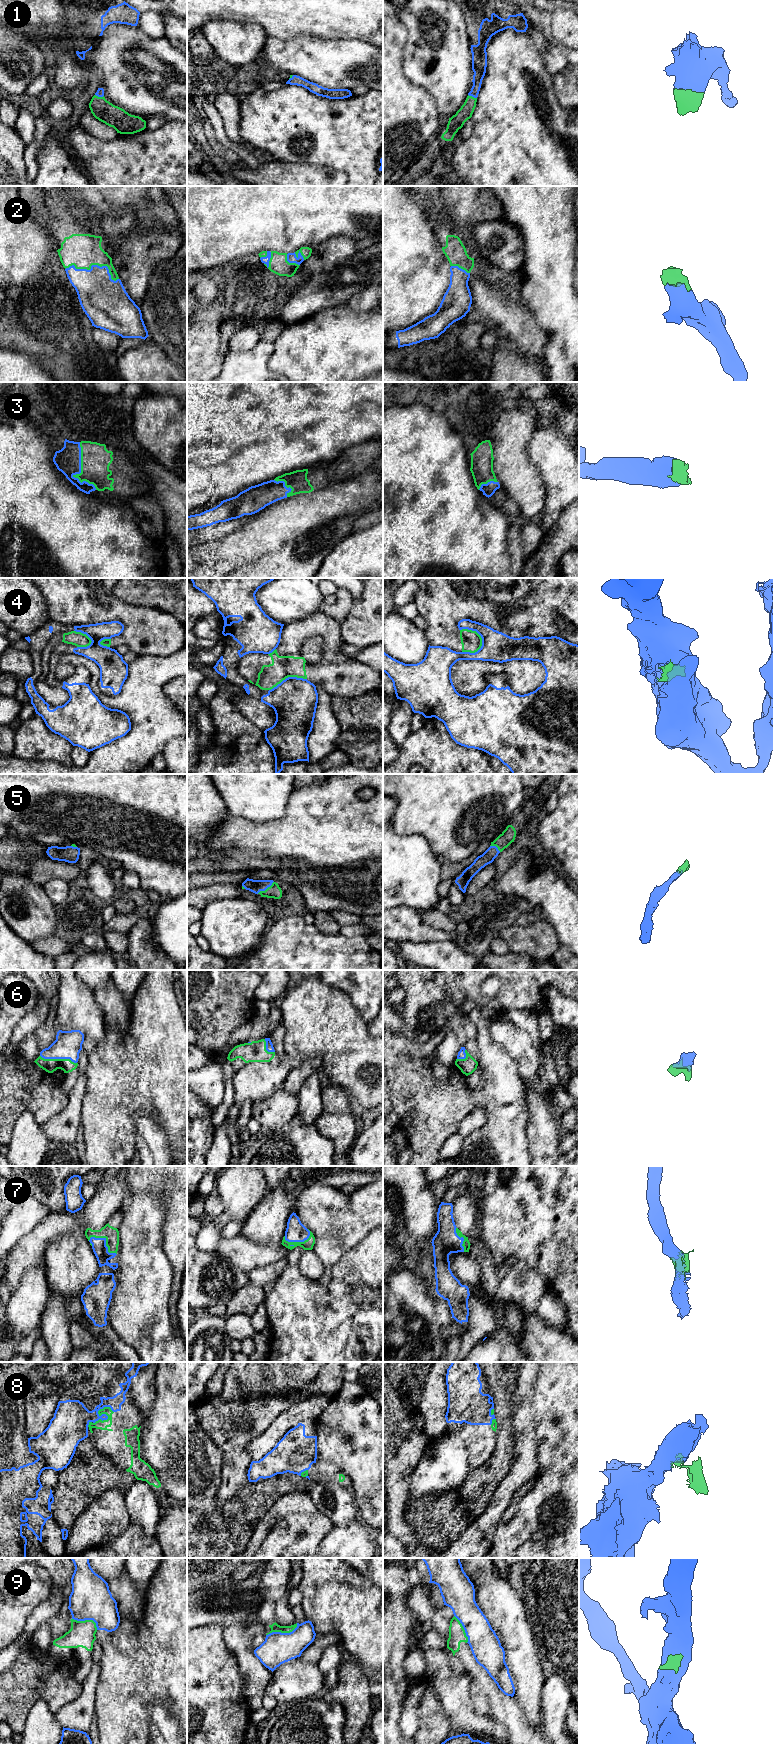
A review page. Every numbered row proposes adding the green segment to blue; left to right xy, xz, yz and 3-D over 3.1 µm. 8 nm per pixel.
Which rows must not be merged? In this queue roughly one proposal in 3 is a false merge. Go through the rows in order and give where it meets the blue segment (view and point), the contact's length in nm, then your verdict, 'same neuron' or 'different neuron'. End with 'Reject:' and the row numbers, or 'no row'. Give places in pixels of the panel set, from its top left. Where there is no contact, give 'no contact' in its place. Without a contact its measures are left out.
1: meets blue in xy at (99, 96); contact 70 nm long; same neuron
2: meets blue in xy at (95, 265); contact 440 nm long; same neuron
3: meets blue in xy at (80, 472); contact 400 nm long; same neuron
4: meets blue in yz at (478, 633); contact 240 nm long; different neuron
5: meets blue in xz at (265, 889); contact 170 nm long; same neuron
6: meets blue in xy at (58, 1058); contact 300 nm long; same neuron
7: meets blue in xy at (105, 1241); contact 260 nm long; same neuron
8: meets blue in xy at (103, 1414); contact 200 nm long; same neuron
9: meets blue in xz at (282, 1633); contact 280 nm long; different neuron
Reject: 4, 9

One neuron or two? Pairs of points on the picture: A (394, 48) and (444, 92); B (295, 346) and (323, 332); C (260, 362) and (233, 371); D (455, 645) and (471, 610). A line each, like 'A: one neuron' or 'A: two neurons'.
A: two neurons
B: one neuron
C: one neuron
D: one neuron

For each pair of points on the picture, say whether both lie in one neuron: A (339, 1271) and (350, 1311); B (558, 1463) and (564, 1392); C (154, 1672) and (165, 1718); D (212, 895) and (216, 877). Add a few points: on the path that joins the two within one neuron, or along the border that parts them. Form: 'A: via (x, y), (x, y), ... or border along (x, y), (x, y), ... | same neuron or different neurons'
A: via (342, 1281), (347, 1301) | same neuron
B: via (560, 1445), (560, 1437), (564, 1431), (564, 1410) | same neuron
C: border along (176, 1718), (163, 1711), (151, 1723), (151, 1731) | different neurons
D: border along (239, 883), (210, 884), (197, 888) | different neurons

